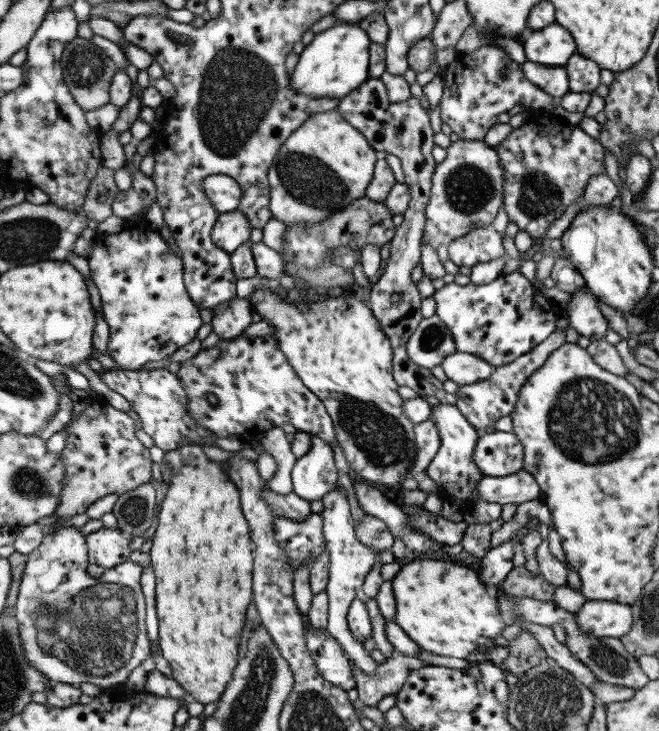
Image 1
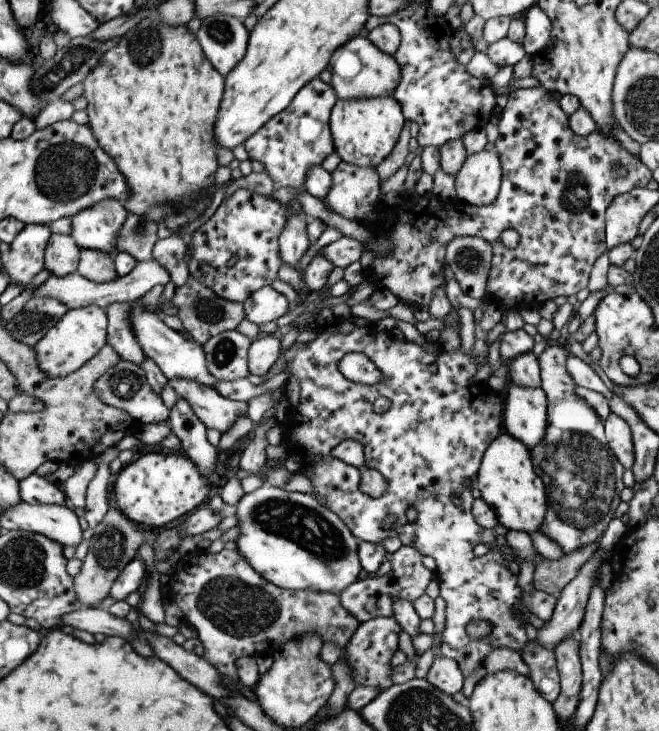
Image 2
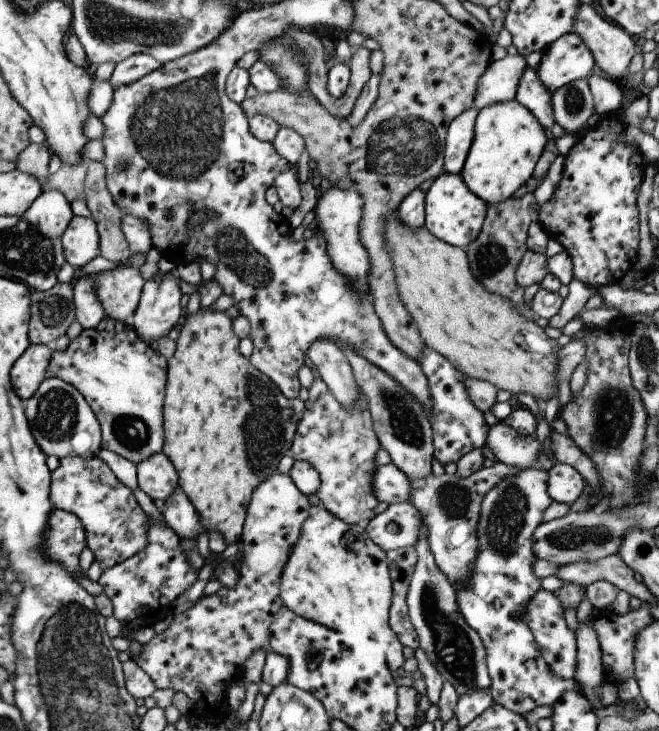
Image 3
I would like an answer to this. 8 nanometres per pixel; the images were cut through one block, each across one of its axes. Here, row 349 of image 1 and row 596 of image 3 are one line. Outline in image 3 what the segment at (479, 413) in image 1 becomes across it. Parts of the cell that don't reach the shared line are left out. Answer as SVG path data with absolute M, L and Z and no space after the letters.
M540 588L532 600L528 602L528 606L522 610L520 618L530 628L532 636L534 636L534 642L542 654L542 658L546 660L548 668L552 670L552 674L556 674L558 678L562 680L574 679L574 674L576 674L576 656L577 656L577 640L576 635L570 628L566 620L563 618L564 608L560 604L560 598L552 592L548 592Z

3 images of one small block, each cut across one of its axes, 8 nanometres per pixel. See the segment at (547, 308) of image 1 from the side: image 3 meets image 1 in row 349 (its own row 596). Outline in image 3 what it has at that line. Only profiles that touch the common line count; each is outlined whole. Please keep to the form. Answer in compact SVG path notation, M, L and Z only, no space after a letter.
M522 470L508 480L500 480L498 484L482 500L482 508L478 519L478 556L472 572L464 586L458 588L457 603L462 618L471 626L482 639L487 654L487 669L491 678L491 695L494 703L507 708L510 712L526 715L536 707L553 705L564 692L577 690L578 684L574 679L562 680L548 668L546 660L542 658L534 636L528 624L520 618L522 610L528 606L532 596L542 588L540 578L536 578L532 564L537 558L532 550L532 536L534 531L544 521L544 512L553 500L548 496L547 470Z

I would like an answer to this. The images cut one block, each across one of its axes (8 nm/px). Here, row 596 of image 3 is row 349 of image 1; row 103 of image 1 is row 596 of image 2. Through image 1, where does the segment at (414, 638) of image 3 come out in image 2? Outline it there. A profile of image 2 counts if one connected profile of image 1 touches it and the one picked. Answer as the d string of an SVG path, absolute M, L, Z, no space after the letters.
M403 545L393 554L390 562L393 568L384 578L370 576L349 585L346 590L338 594L342 607L360 623L377 617L394 617L392 612L394 599L408 599L413 602L425 594L428 584L434 579L434 572L423 566L422 556L413 547Z

